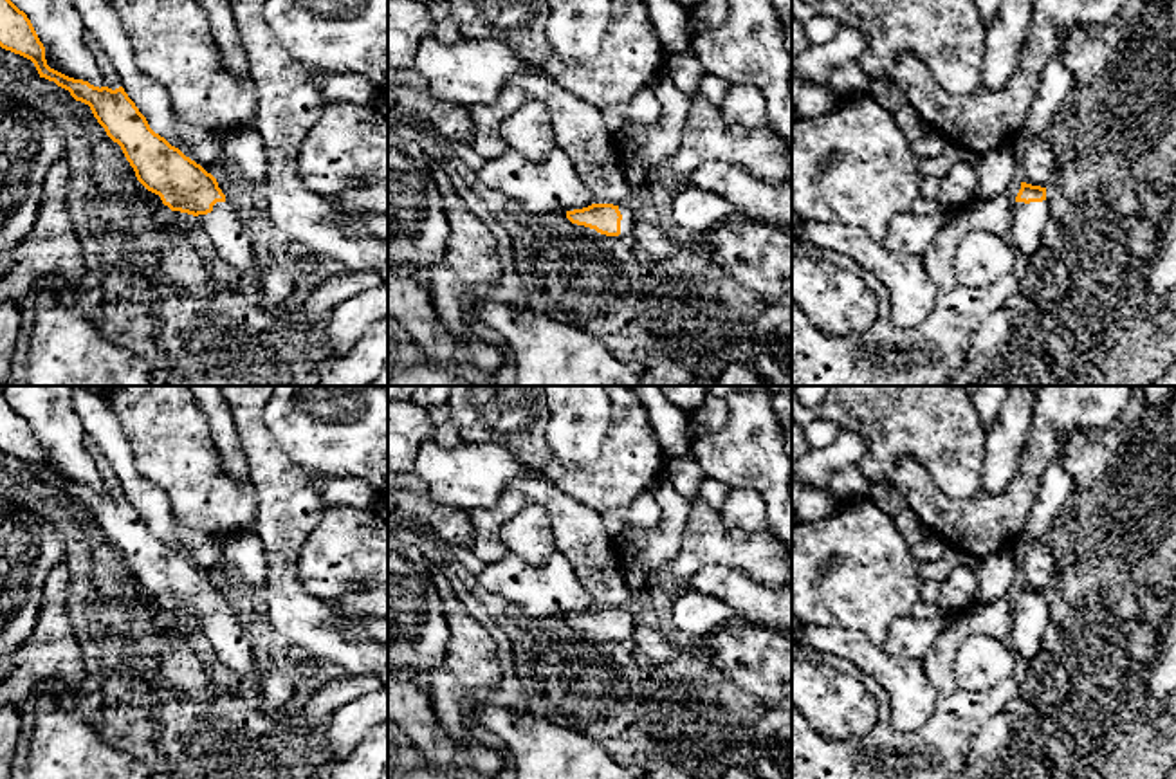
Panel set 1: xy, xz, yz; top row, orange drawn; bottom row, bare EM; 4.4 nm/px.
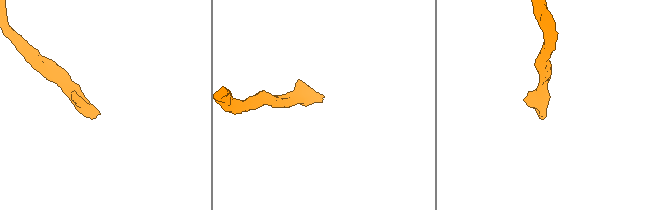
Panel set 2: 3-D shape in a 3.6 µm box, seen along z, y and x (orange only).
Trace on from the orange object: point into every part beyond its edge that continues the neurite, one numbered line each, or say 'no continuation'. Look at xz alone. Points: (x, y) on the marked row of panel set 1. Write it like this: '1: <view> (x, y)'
1: xz (628, 222)

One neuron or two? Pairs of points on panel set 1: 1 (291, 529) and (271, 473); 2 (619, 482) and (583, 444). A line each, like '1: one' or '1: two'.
1: one
2: two

